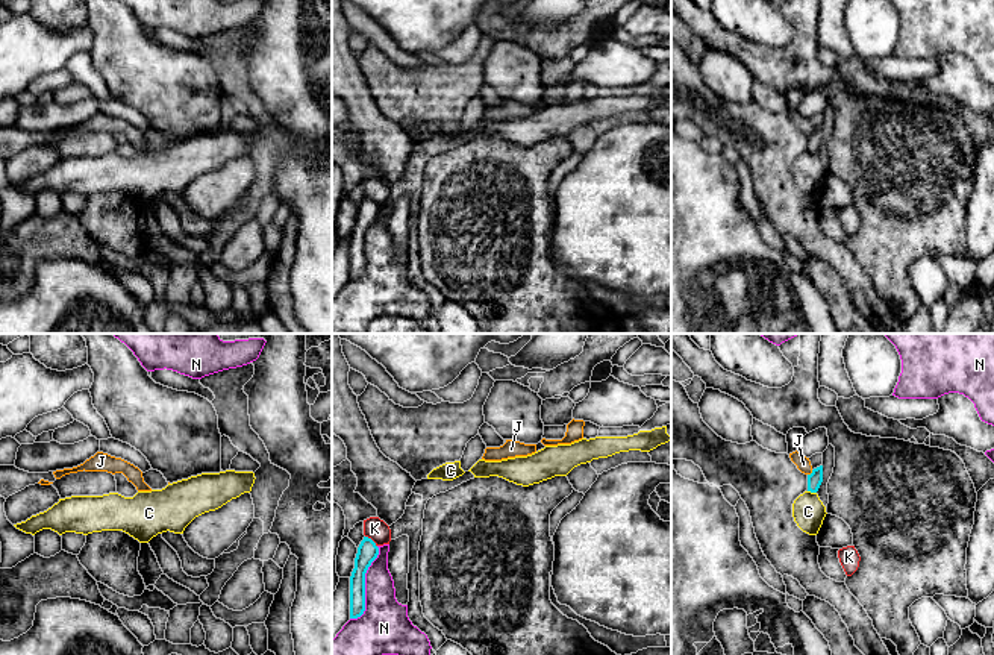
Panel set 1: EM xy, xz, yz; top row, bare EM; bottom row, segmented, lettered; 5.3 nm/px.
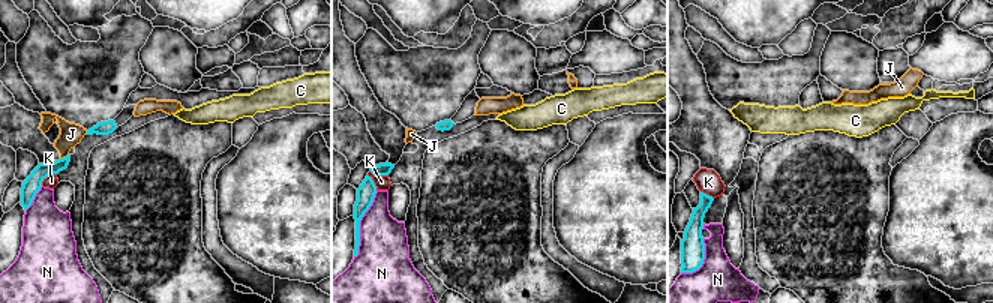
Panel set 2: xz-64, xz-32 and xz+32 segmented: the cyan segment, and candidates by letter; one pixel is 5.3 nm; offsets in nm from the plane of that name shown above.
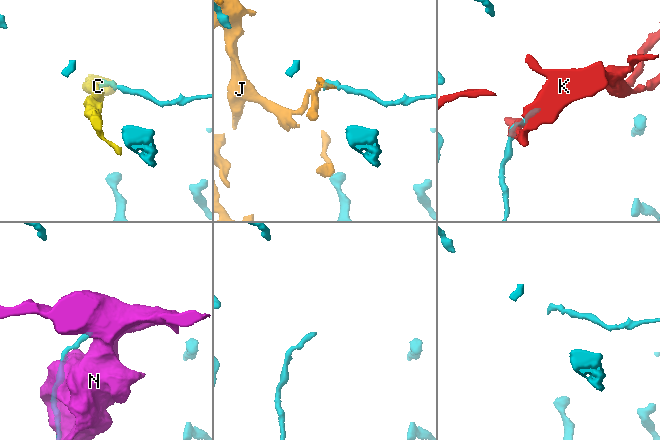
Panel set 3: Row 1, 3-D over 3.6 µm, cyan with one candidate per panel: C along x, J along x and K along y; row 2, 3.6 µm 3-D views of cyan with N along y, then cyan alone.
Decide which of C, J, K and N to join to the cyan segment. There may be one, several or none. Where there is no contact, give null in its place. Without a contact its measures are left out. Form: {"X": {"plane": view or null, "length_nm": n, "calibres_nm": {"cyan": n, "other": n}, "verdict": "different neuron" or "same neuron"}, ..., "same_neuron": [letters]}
{"C": {"plane": "yz", "length_nm": 50, "calibres_nm": {"cyan": 80, "other": 170}, "verdict": "different neuron"}, "J": {"plane": "yz", "length_nm": 40, "calibres_nm": {"cyan": 80, "other": 80}, "verdict": "different neuron"}, "K": {"plane": "xz", "length_nm": 90, "calibres_nm": {"cyan": 110, "other": 120}, "verdict": "different neuron"}, "N": {"plane": "xz", "length_nm": 420, "calibres_nm": {"cyan": 110, "other": 280}, "verdict": "different neuron"}, "same_neuron": []}

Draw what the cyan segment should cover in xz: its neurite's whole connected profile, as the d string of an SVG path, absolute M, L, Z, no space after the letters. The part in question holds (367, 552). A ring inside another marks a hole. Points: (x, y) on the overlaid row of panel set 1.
M364 537L358 547L355 569L350 576L350 619L358 619L365 611L365 573L377 555L379 547L376 543Z

